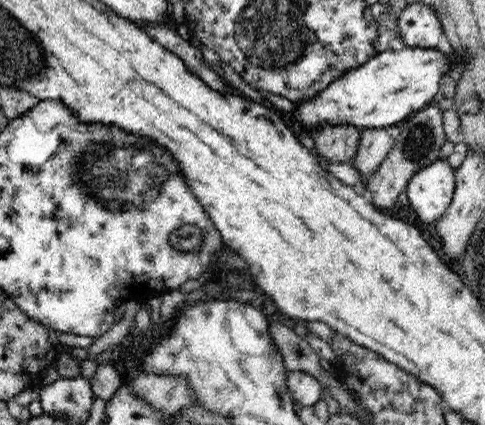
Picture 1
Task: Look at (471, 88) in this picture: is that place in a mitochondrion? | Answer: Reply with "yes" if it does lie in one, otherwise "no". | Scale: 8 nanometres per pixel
no

